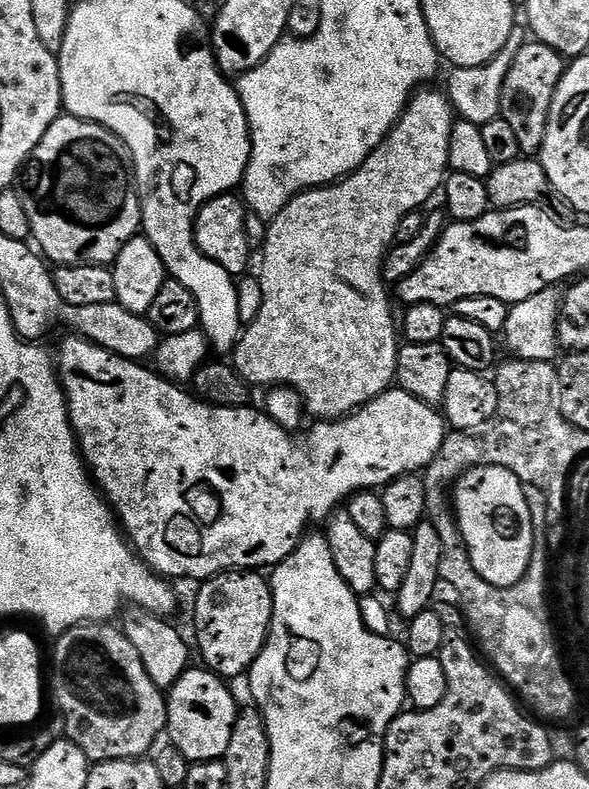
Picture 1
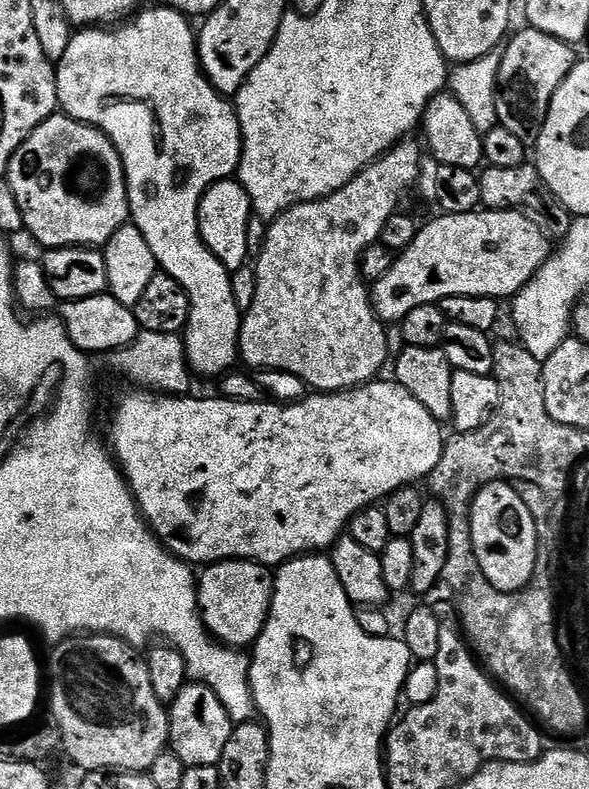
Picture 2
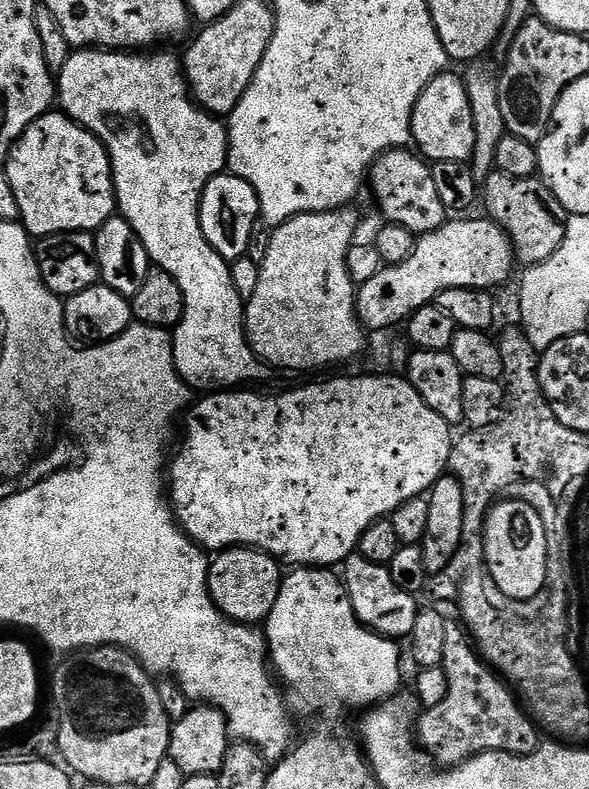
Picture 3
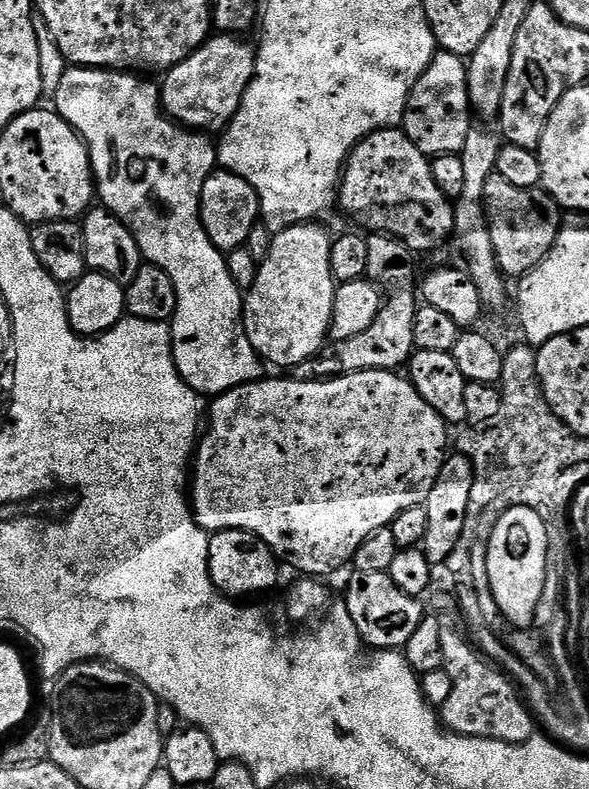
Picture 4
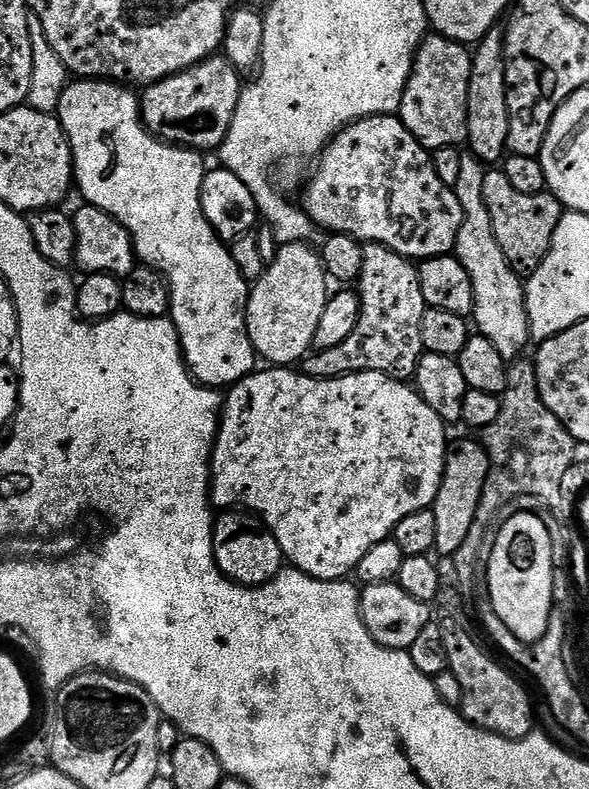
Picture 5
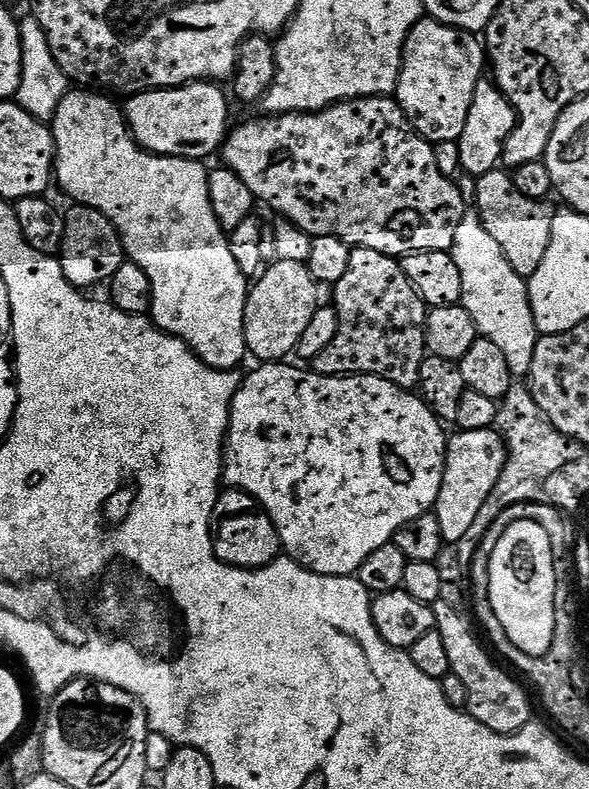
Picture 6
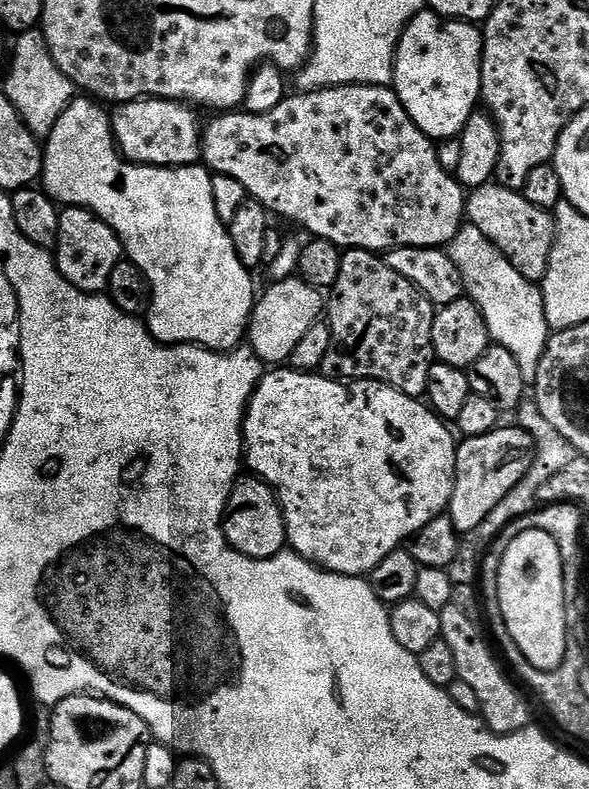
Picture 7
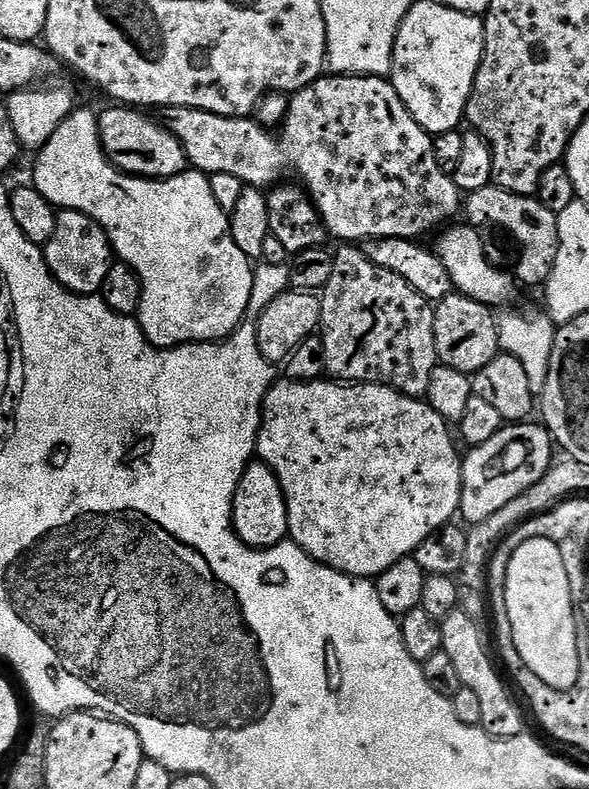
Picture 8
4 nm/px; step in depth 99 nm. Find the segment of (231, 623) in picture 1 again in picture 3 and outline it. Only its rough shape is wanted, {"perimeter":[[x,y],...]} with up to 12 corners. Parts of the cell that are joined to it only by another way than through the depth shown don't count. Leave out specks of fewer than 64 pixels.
{"perimeter":[[259,548],[211,557],[208,593],[229,620],[259,625],[281,565]]}

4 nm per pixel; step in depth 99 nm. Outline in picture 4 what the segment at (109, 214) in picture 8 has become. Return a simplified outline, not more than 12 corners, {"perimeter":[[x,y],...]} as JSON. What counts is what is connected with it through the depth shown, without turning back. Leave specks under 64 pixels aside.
{"perimeter":[[70,66],[54,110],[99,203],[178,290],[178,374],[265,379],[200,221],[218,164],[131,71]]}

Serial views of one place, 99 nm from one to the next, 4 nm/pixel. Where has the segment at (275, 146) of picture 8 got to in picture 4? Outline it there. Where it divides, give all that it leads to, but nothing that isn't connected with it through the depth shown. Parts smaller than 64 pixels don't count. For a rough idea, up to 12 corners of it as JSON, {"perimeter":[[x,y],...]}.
{"perimeter":[[400,128],[354,146],[338,204],[417,254],[447,242],[456,209]]}

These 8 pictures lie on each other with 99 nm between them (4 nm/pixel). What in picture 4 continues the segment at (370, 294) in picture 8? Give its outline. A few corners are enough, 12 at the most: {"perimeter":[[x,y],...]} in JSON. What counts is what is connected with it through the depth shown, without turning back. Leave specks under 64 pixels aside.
{"perimeter":[[368,236],[367,279],[383,292],[358,338],[329,343],[291,379],[396,372],[417,351],[417,253]]}

